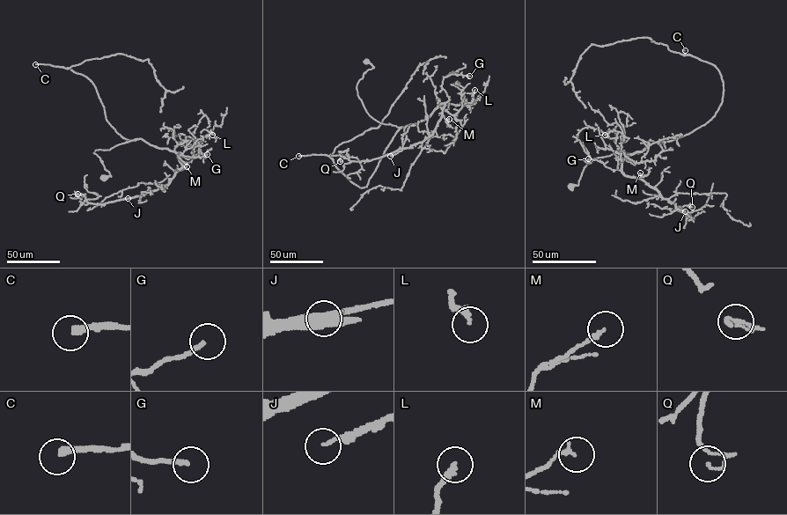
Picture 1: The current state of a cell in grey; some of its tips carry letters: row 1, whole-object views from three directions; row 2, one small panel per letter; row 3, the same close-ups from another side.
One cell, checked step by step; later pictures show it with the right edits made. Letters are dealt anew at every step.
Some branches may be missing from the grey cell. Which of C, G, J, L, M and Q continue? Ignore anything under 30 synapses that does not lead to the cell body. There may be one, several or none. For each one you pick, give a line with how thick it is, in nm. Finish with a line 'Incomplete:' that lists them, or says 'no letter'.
C: Thickness 240 nm
J: Thickness 130 nm
L: Thickness 220 nm
Incomplete: C, J, L

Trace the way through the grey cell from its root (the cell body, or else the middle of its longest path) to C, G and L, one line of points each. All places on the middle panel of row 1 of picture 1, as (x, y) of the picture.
C: (367, 61), (374, 67), (359, 98), (374, 119), (400, 127), (367, 186), (327, 156), (298, 156)
G: (367, 61), (374, 67), (357, 84), (358, 98), (374, 119), (398, 127), (449, 100), (444, 77), (469, 76)
L: (367, 61), (374, 67), (359, 80), (357, 95), (383, 123), (418, 122), (439, 102), (470, 105), (474, 90)

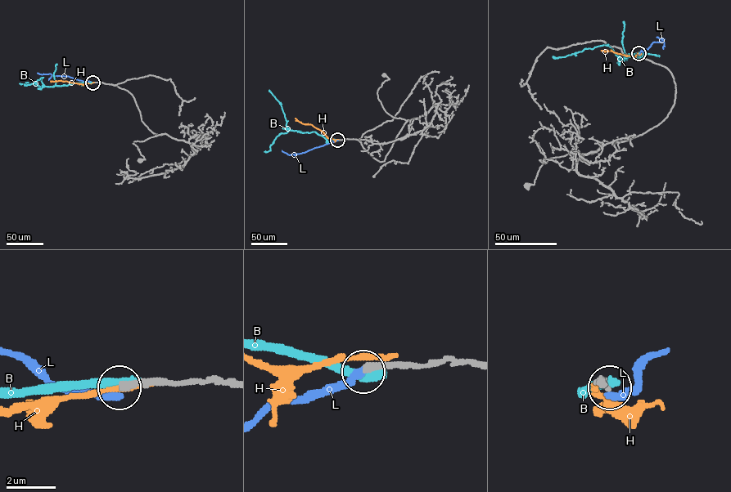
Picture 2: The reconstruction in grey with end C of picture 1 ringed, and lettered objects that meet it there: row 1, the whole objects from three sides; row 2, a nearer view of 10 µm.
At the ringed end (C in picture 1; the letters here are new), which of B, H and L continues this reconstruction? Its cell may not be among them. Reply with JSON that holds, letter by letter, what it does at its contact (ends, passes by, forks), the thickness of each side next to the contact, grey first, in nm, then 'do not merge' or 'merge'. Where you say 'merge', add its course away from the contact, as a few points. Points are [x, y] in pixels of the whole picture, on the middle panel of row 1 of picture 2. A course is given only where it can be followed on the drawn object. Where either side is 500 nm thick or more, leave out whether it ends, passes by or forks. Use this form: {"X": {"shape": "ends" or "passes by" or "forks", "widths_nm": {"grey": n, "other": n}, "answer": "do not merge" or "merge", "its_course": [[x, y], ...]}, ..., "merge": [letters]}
{"B": {"shape": "ends", "widths_nm": {"grey": 320, "other": 440}, "answer": "do not merge"}, "H": {"shape": "ends", "widths_nm": {"grey": 360, "other": 280}, "answer": "do not merge"}, "L": {"shape": "ends", "widths_nm": {"grey": 240, "other": 280}, "answer": "do not merge"}, "merge": []}

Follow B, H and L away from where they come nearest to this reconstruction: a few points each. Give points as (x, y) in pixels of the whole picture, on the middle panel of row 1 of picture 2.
B: (338, 140), (327, 142), (325, 138), (315, 131), (288, 130), (281, 104), (269, 90)
H: (338, 140), (328, 138), (311, 124), (302, 123), (295, 118)
L: (337, 140), (301, 153), (288, 154), (282, 150)

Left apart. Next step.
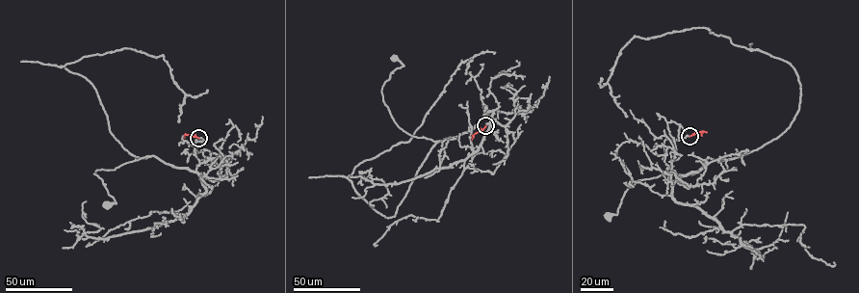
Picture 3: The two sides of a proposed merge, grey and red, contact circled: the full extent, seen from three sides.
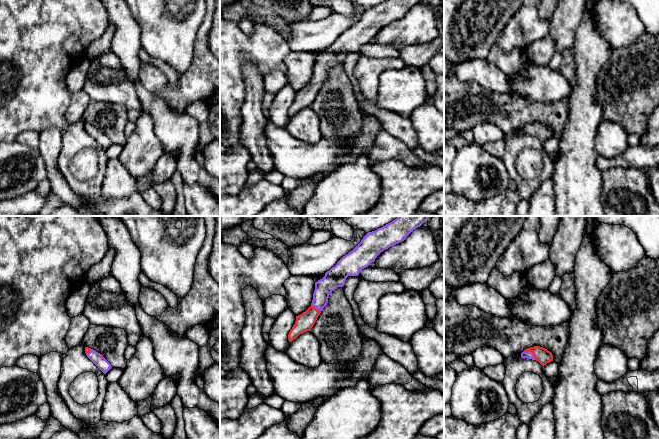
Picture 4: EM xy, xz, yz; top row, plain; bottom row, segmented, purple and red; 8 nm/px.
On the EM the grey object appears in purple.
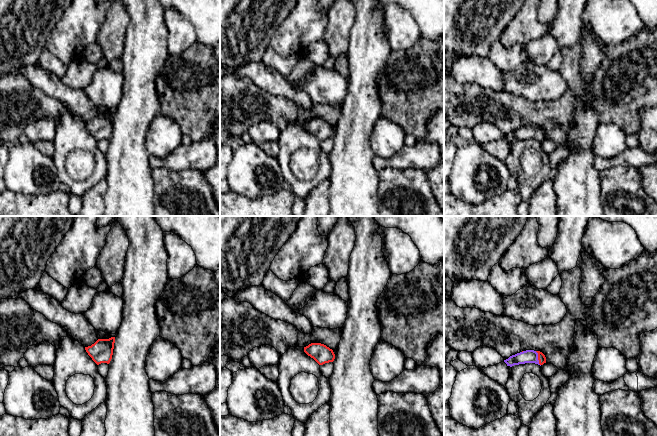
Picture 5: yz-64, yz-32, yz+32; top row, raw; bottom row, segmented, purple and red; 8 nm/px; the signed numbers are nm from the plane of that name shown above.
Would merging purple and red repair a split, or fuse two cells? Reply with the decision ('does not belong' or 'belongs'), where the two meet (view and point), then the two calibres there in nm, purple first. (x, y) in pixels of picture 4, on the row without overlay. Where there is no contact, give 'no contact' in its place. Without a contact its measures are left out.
belongs; contact yz (531, 128); calibres 60 and 120 nm

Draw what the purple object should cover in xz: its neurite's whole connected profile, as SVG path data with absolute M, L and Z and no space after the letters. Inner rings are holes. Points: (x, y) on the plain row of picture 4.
M386 0L375 7L368 8L352 27L343 32L322 55L315 58L311 82L296 92L295 100L288 110L289 118L311 106L327 81L329 70L337 63L343 63L348 52L358 52L360 47L374 38L381 28L404 17L413 6L421 1Z

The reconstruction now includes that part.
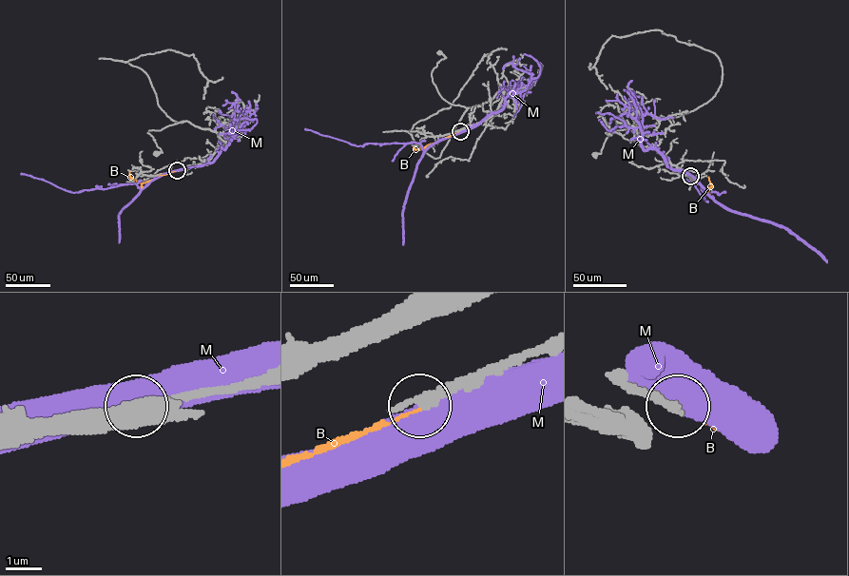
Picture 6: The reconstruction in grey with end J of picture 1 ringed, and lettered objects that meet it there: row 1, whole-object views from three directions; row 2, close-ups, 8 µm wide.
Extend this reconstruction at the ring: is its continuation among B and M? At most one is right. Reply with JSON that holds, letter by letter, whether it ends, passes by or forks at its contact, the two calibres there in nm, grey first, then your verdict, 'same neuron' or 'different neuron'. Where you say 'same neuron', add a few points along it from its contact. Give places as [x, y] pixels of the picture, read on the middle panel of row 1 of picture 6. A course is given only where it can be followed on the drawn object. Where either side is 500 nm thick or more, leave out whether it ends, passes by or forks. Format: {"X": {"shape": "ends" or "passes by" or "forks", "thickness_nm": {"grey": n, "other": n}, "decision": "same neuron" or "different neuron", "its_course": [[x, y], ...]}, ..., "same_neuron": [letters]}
{"B": {"shape": "ends", "thickness_nm": {"grey": 280, "other": 140}, "decision": "same neuron", "its_course": [[460, 132], [418, 149], [414, 146]]}, "M": {"thickness_nm": {"grey": 220, "other": 1000}, "decision": "different neuron"}, "same_neuron": ["B"]}

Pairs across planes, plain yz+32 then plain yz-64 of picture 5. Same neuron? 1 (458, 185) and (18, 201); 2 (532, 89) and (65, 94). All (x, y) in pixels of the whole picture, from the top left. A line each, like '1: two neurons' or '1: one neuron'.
1: two neurons
2: two neurons

